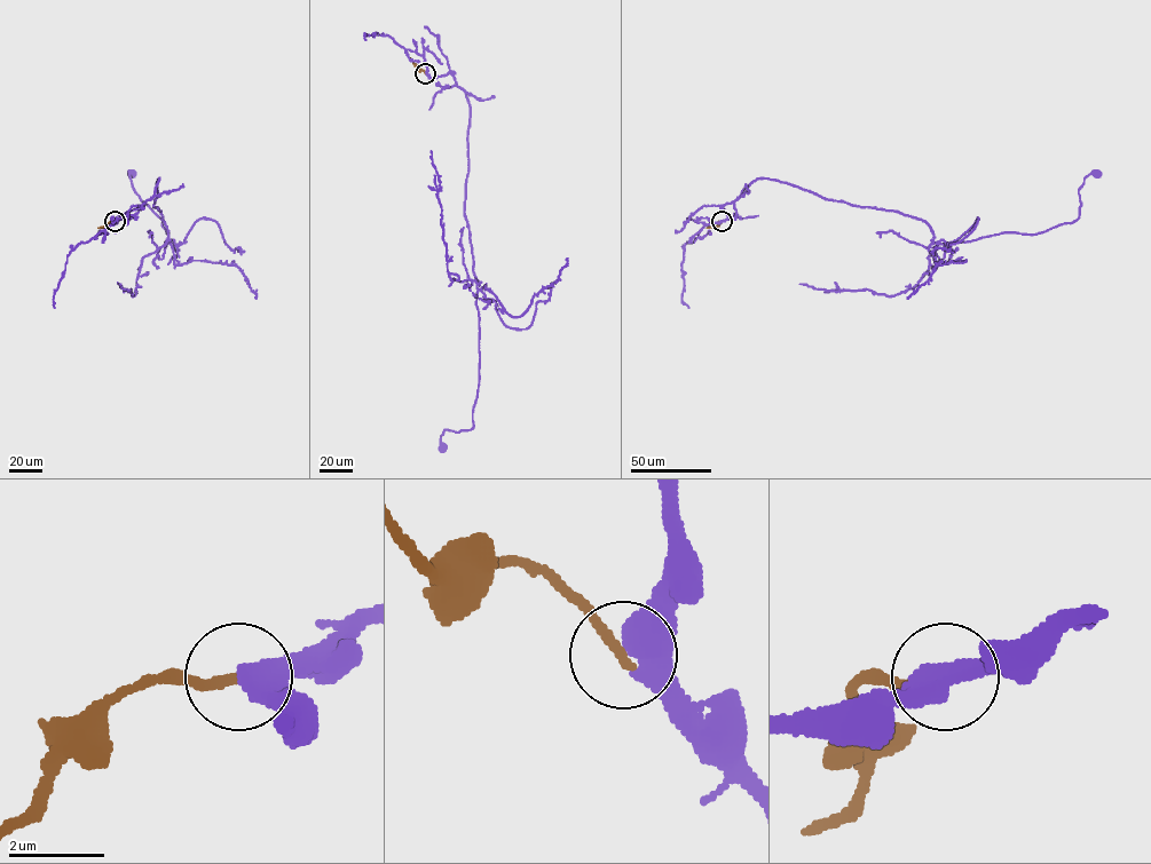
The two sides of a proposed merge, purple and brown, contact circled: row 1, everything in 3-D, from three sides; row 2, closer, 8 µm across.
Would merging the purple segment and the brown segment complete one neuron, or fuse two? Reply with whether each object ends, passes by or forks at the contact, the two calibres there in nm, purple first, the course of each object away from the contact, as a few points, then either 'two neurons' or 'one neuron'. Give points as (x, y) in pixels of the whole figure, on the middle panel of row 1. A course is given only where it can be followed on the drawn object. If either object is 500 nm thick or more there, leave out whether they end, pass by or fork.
purple passes by; brown ends; calibres 480 and 220 nm; course purple (425, 72), (431, 79), (450, 72), (470, 104), (464, 215), (479, 284), (473, 426), (446, 429), (442, 446); course brown (425, 72), (409, 57); one neuron

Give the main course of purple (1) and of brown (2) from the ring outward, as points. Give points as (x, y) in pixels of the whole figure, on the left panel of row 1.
1: (115, 221), (150, 199), (159, 179), (154, 207), (162, 214), (168, 242), (163, 221), (134, 191), (131, 174)
2: (115, 221), (97, 228)

